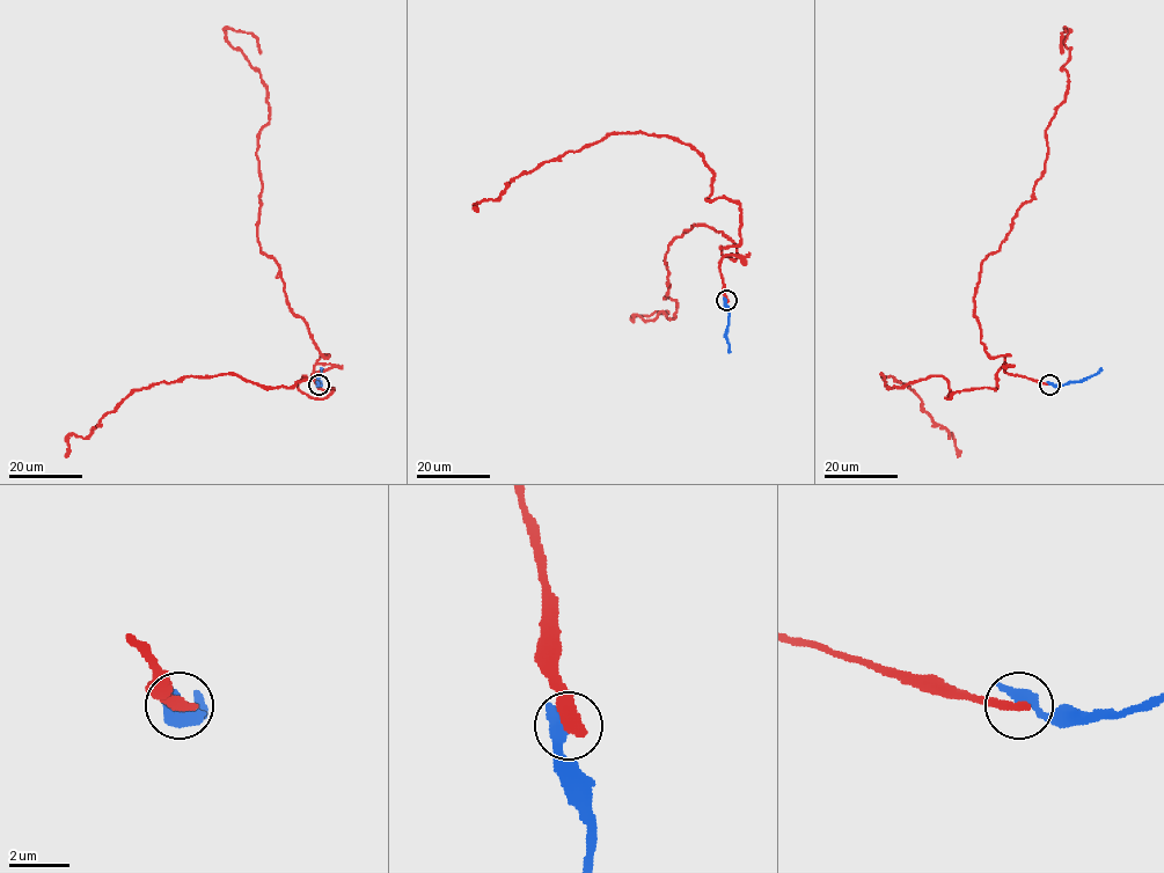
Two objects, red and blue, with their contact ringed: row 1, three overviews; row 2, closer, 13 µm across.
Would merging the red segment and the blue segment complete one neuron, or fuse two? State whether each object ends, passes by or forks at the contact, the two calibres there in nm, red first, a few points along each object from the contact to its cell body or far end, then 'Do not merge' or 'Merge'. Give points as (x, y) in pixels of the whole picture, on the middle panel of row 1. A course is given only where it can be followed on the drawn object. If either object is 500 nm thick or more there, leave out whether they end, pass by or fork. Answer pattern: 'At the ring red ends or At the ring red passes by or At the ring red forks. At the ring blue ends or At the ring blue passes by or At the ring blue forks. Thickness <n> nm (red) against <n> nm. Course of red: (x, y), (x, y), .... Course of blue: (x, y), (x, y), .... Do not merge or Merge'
Thickness 440 nm (red) against 550 nm. Course of red: (726, 300), (719, 262), (737, 248), (695, 225), (665, 255), (674, 317), (631, 317), (667, 312). Course of blue: (726, 300), (727, 352). Do not merge

